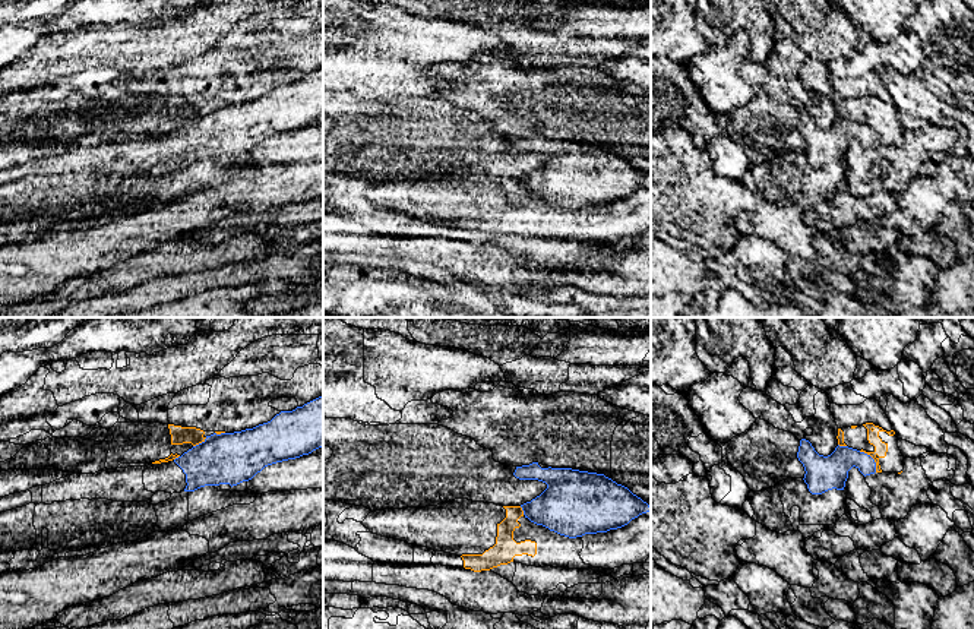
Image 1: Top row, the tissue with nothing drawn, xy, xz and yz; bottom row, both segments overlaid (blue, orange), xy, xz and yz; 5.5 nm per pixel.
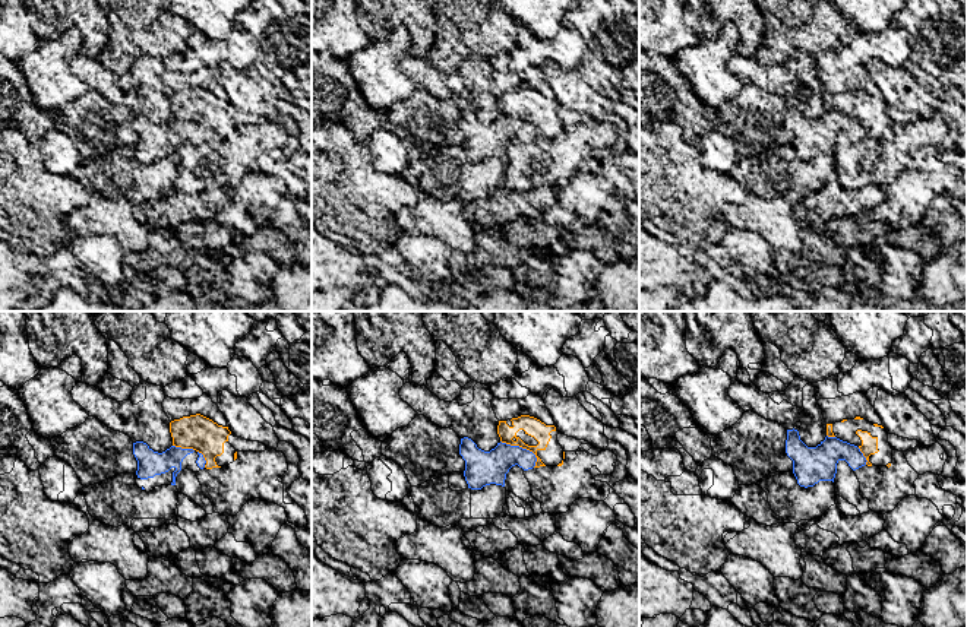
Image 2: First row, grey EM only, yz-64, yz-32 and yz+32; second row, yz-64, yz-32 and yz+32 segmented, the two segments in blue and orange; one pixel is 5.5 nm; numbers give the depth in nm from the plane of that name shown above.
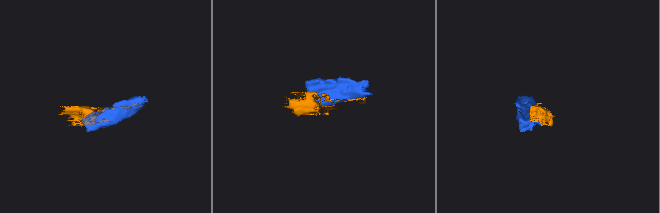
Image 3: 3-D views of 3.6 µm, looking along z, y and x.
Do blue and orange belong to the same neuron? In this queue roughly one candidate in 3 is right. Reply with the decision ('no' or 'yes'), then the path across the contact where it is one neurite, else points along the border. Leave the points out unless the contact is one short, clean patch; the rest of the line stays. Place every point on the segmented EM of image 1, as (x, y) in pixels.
no

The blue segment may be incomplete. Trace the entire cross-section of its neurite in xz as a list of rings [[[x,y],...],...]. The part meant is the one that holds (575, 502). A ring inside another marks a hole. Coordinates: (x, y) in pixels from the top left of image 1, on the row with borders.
[[[516,467],[519,480],[538,480],[547,489],[521,505],[525,518],[560,535],[576,538],[627,525],[651,506],[604,474],[572,468]]]

